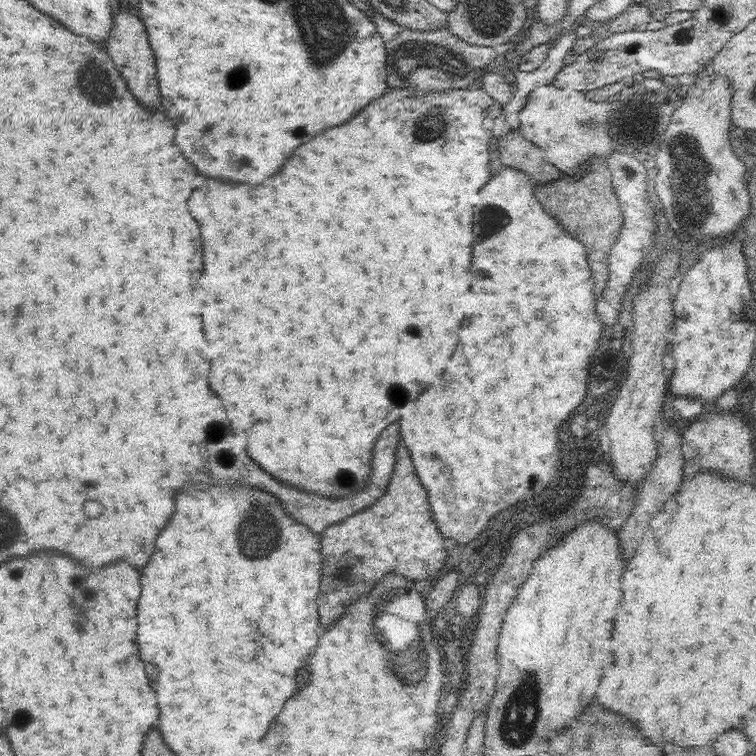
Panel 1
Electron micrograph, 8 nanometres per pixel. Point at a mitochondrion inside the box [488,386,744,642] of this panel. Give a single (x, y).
(567, 468)

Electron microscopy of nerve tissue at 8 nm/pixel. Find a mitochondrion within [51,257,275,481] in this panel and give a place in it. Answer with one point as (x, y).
(223, 457)

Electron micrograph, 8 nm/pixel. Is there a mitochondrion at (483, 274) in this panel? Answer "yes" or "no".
no

